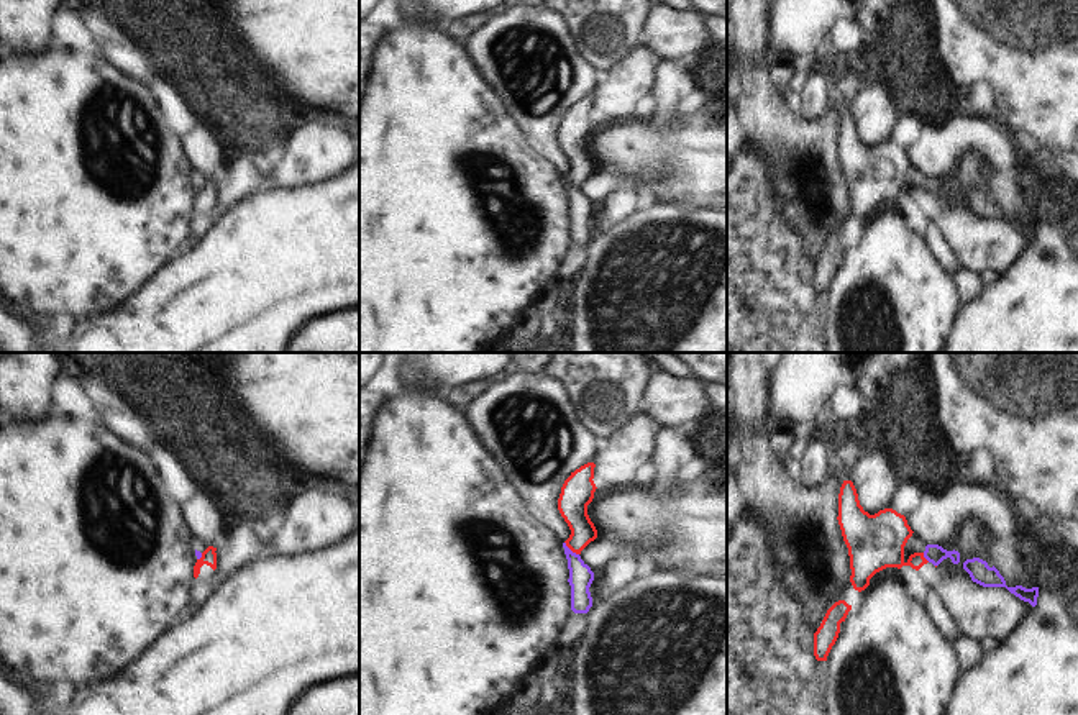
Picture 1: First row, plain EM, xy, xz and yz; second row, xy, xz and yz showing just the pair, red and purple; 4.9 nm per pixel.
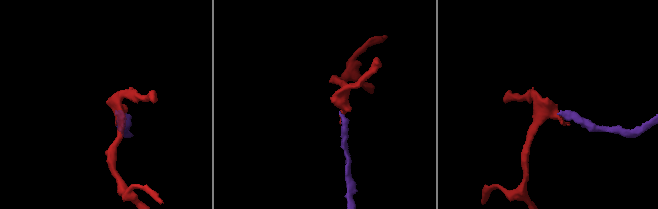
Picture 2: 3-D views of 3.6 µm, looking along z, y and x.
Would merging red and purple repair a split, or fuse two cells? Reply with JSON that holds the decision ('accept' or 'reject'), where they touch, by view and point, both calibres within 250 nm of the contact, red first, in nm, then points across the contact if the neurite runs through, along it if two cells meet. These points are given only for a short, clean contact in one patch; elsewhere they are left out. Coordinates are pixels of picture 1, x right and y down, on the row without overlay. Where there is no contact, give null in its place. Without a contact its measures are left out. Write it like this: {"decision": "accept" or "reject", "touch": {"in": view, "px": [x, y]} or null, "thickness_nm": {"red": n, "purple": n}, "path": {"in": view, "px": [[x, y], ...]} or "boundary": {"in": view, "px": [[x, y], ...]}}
{"decision": "reject", "touch": {"in": "xz", "px": [571, 182]}, "thickness_nm": {"red": 150, "purple": 120}, "boundary": {"in": "xz", "px": [[565, 174], [578, 187]]}}

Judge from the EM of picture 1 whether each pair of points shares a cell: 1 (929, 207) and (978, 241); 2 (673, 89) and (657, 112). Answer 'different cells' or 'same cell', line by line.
1: same cell
2: same cell

